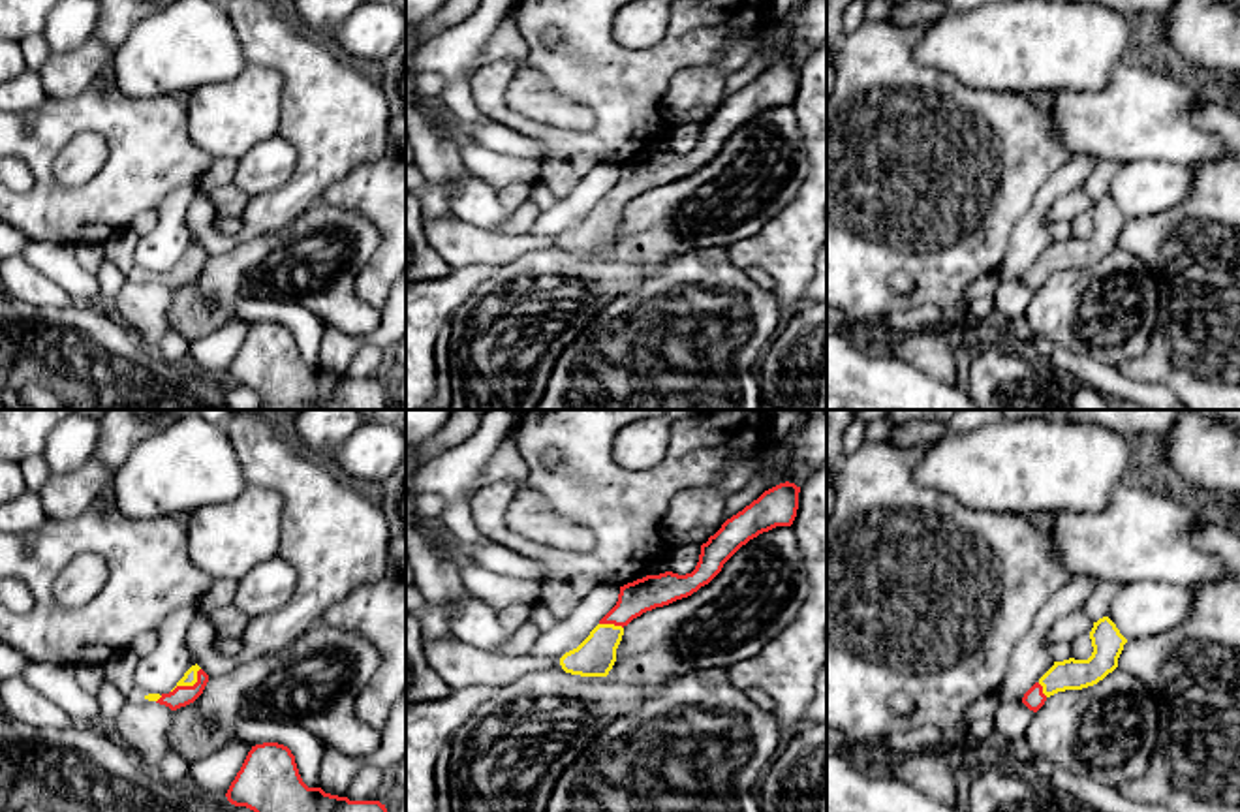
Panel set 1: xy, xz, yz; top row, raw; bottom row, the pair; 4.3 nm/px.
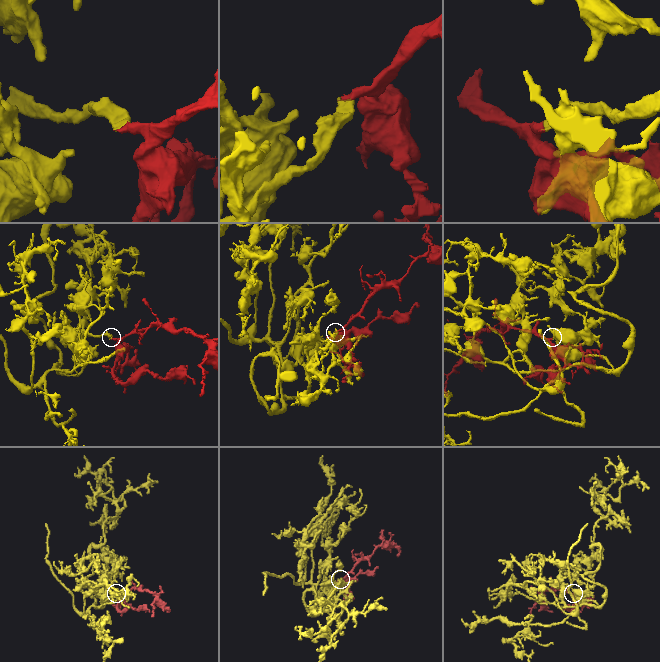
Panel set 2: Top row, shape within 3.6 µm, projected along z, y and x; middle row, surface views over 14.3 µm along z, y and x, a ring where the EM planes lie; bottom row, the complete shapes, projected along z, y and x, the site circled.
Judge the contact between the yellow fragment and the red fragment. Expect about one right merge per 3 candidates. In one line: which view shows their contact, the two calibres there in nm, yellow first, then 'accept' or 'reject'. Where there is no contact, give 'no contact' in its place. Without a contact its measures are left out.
meets yellow in xy; 60 nm thick on the yellow side, 90 nm on the other; accept

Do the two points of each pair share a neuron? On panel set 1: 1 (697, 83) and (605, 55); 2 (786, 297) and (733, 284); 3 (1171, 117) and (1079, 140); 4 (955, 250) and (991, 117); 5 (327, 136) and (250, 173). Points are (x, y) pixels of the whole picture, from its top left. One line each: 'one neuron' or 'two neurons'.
1: two neurons
2: two neurons
3: one neuron
4: one neuron
5: two neurons

